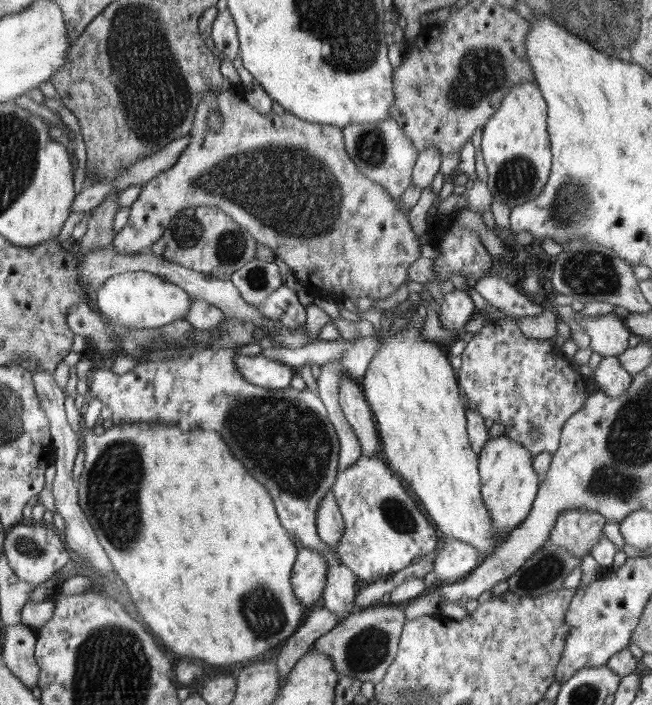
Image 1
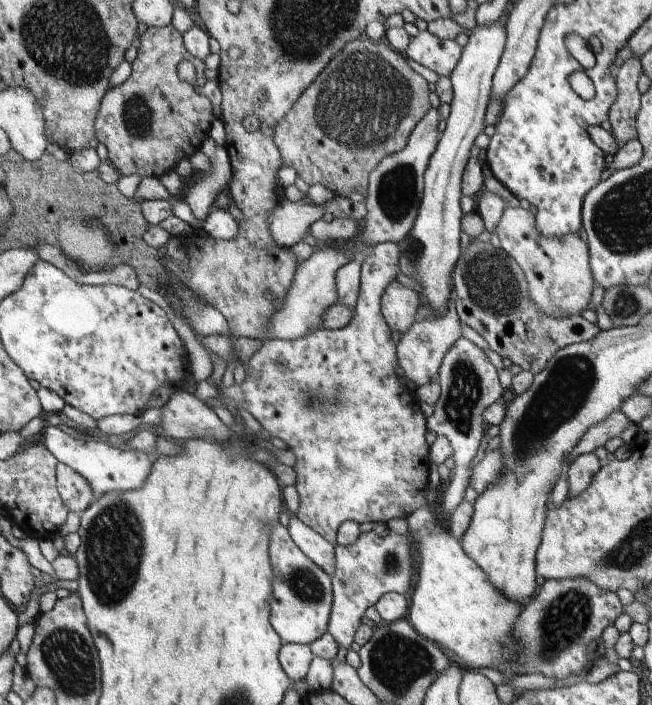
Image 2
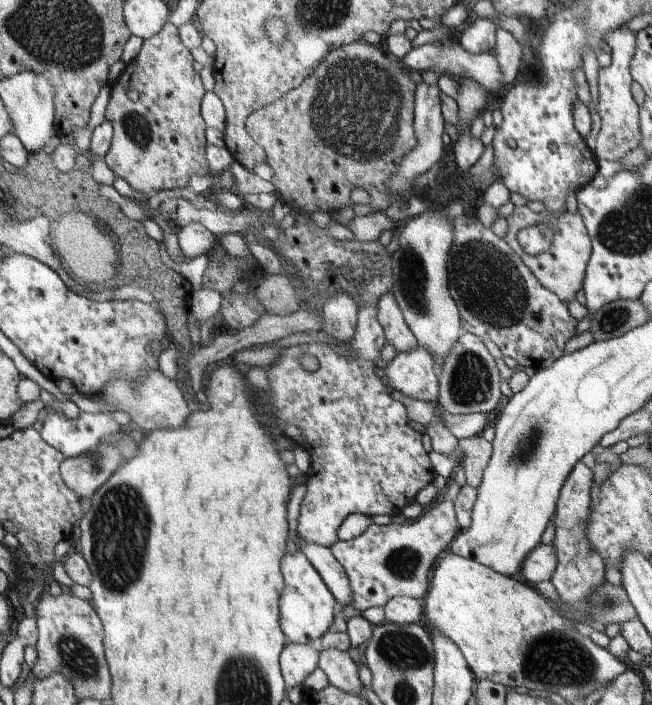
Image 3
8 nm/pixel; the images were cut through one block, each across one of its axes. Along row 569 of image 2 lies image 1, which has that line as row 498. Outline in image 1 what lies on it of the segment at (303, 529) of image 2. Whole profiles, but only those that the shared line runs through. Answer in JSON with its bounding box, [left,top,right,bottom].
[313,490,343,548]

